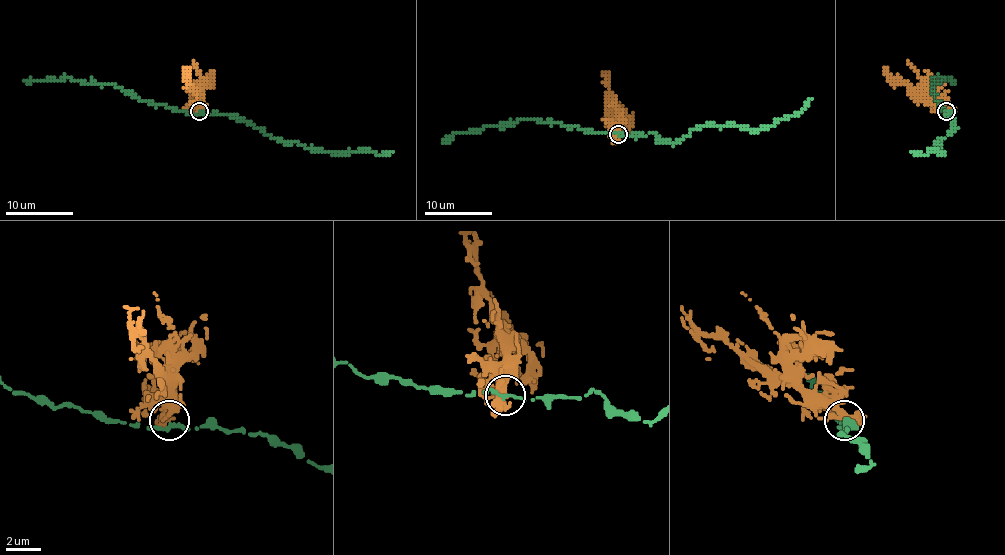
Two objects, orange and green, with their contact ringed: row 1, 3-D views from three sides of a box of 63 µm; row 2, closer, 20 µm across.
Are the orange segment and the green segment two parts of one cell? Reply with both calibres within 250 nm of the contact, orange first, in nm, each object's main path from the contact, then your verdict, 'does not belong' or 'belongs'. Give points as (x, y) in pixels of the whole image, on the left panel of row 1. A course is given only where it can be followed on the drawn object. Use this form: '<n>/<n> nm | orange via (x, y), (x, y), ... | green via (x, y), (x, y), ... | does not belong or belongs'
420/300 nm | orange via (199, 110), (197, 97), (182, 66) | green via (199, 112), (236, 115), (279, 141), (297, 142), (307, 149), (348, 154), (392, 151) | does not belong

